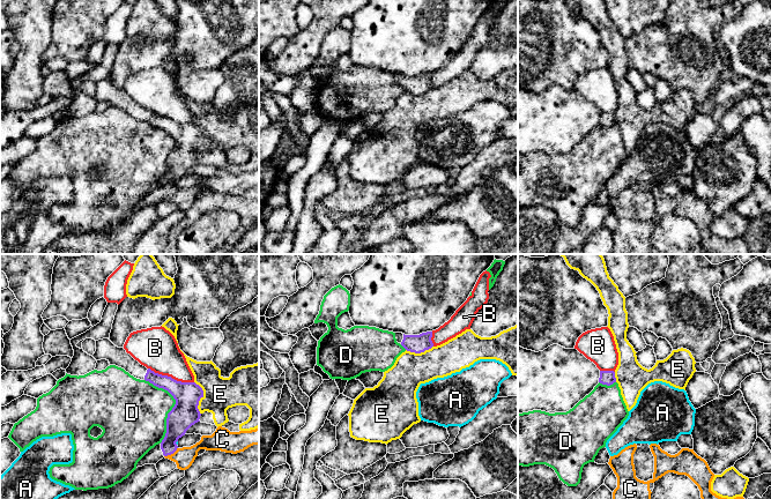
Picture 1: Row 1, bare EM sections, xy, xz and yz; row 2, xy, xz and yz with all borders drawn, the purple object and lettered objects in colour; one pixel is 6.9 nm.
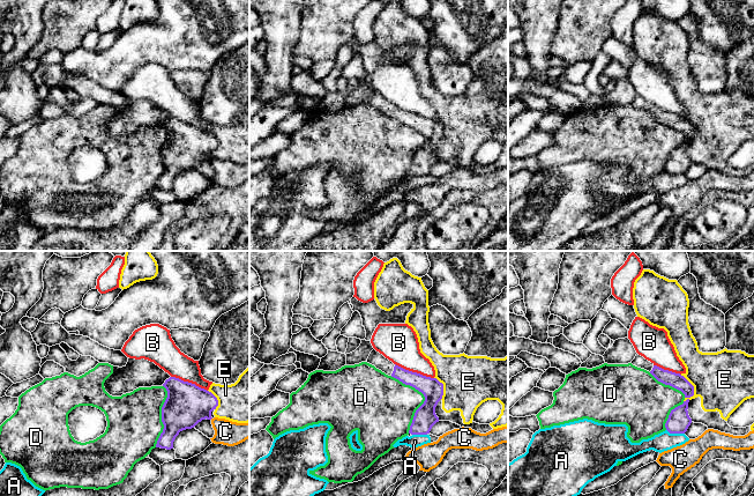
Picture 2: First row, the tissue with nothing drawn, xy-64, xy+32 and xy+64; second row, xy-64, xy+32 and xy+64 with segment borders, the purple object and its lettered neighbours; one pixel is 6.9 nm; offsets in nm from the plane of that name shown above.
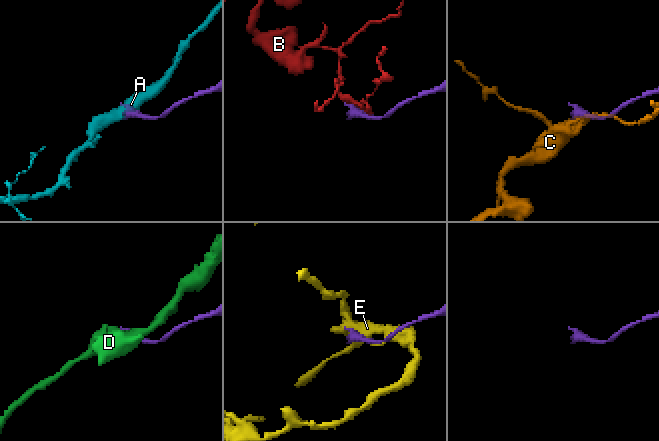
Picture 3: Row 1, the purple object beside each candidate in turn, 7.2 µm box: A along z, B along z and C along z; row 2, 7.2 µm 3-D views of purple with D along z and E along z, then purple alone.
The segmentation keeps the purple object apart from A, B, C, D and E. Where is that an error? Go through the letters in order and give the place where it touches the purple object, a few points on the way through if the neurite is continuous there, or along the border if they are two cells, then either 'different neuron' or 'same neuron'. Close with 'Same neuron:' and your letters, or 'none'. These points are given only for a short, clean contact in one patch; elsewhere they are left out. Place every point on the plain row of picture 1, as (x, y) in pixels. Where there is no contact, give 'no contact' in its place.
A: contact xy (176, 183); border xy (177, 181), (176, 185); different neuron
B: contact xy (170, 118); different neuron
C: contact xy (171, 194); different neuron
D: contact xy (175, 147); different neuron
E: contact xy (201, 138); different neuron
Same neuron: none

